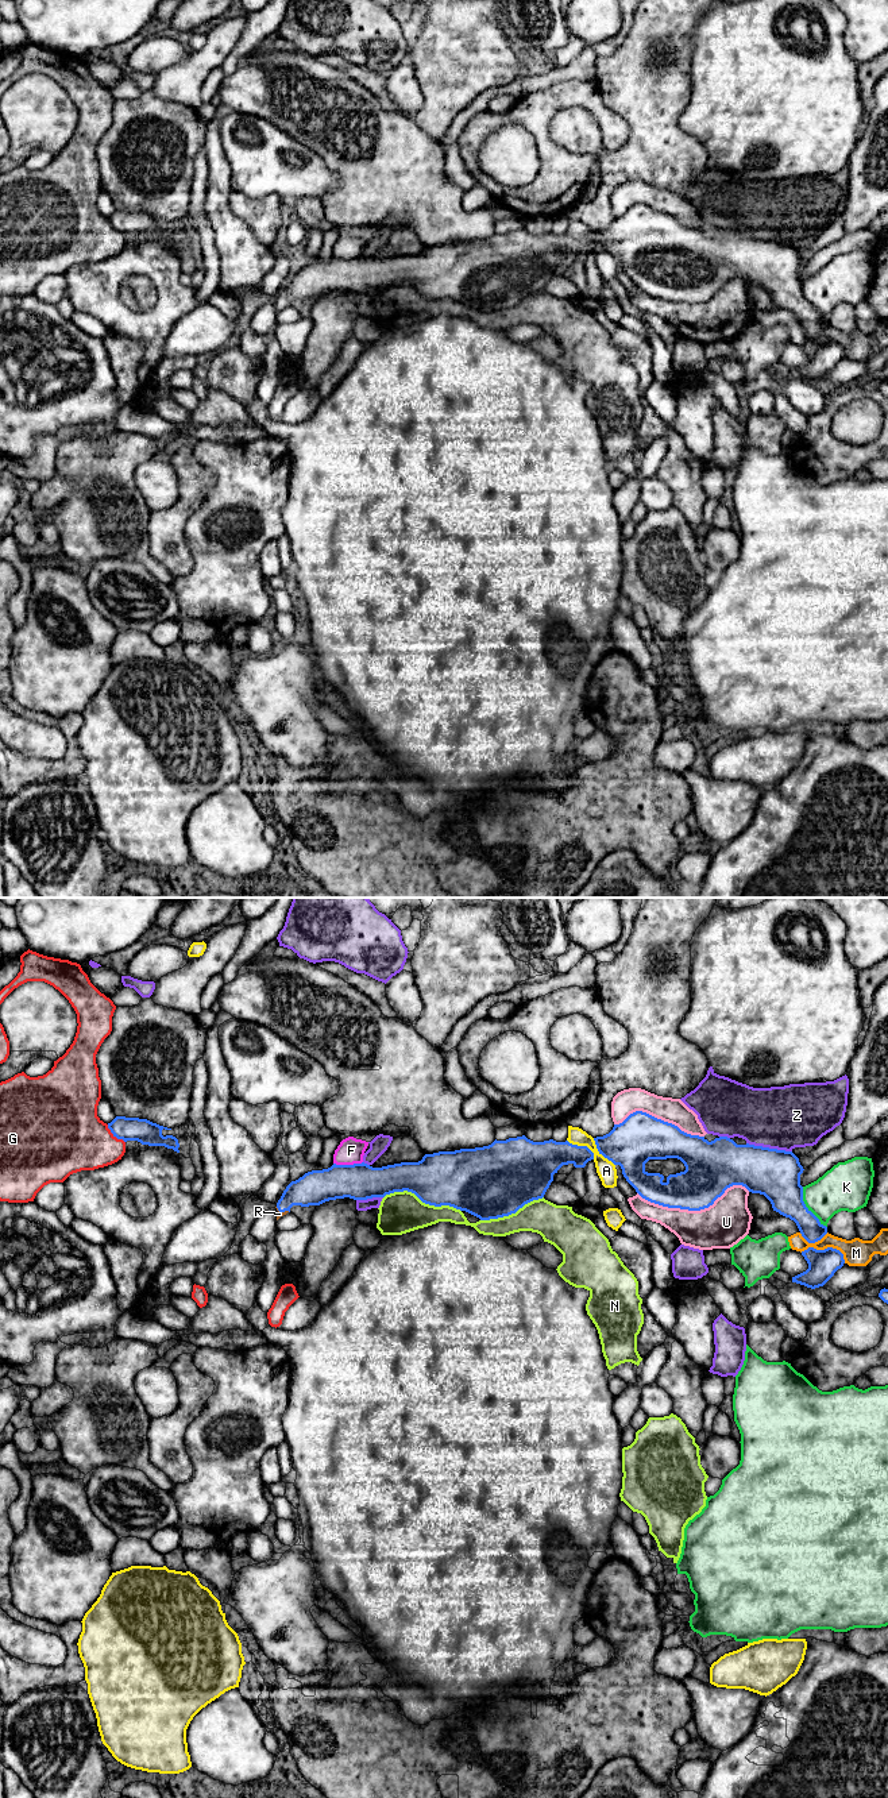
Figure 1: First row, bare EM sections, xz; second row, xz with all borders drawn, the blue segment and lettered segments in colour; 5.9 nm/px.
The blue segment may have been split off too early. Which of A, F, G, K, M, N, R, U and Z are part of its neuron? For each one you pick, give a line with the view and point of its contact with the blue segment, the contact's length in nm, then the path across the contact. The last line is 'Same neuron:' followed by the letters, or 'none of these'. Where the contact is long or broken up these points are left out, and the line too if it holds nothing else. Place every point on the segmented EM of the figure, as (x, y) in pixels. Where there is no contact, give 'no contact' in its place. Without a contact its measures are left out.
R: contact xz (282, 1211); length 90 nm; way xz (313, 1188), (298, 1192), (282, 1211), (280, 1214)
Same neuron: R

